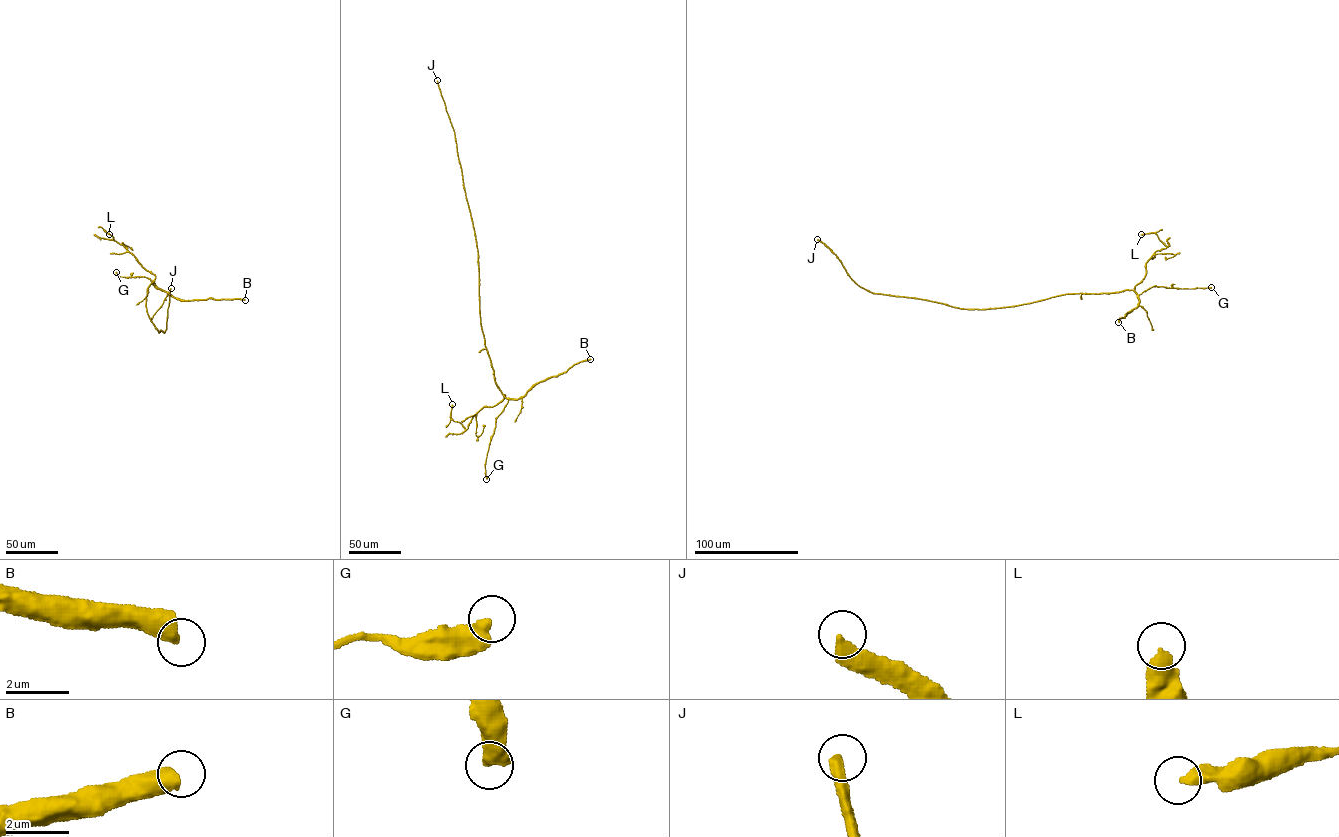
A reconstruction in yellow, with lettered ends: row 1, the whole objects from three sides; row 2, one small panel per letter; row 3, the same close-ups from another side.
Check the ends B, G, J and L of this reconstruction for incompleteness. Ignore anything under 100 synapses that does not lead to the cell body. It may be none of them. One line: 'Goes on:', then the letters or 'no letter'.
Goes on: J

